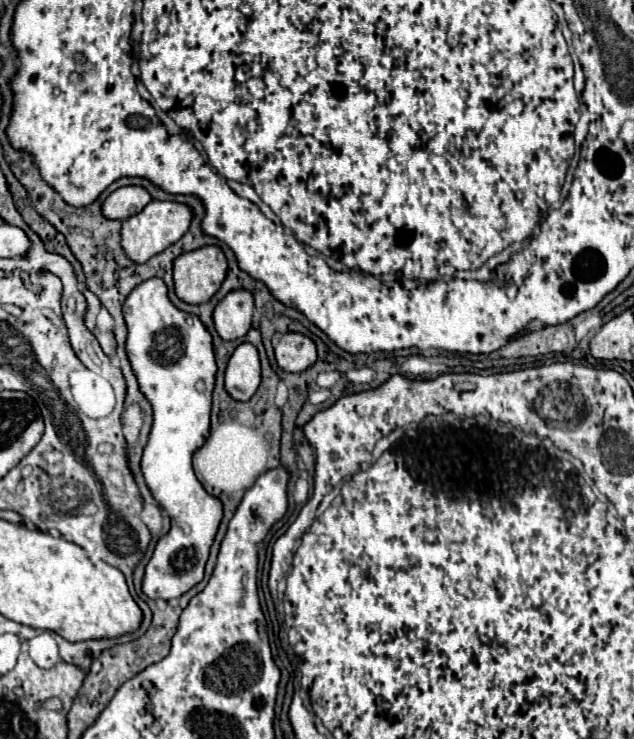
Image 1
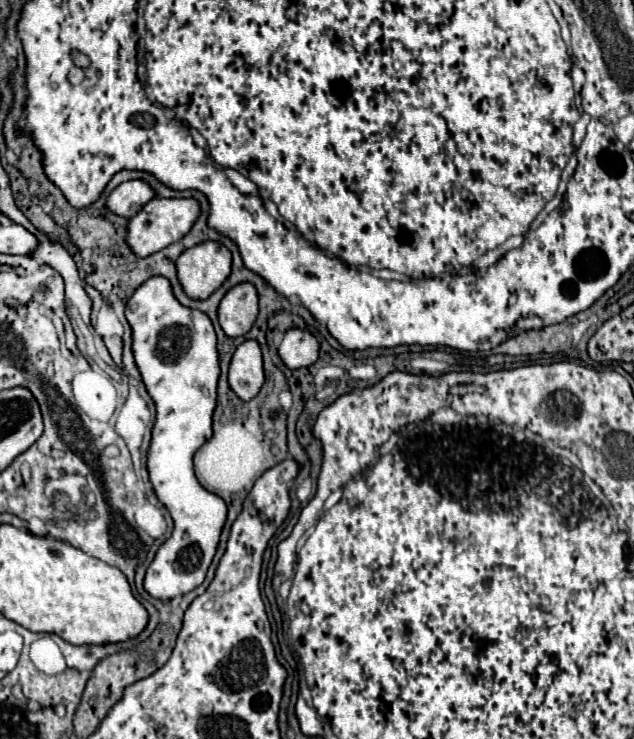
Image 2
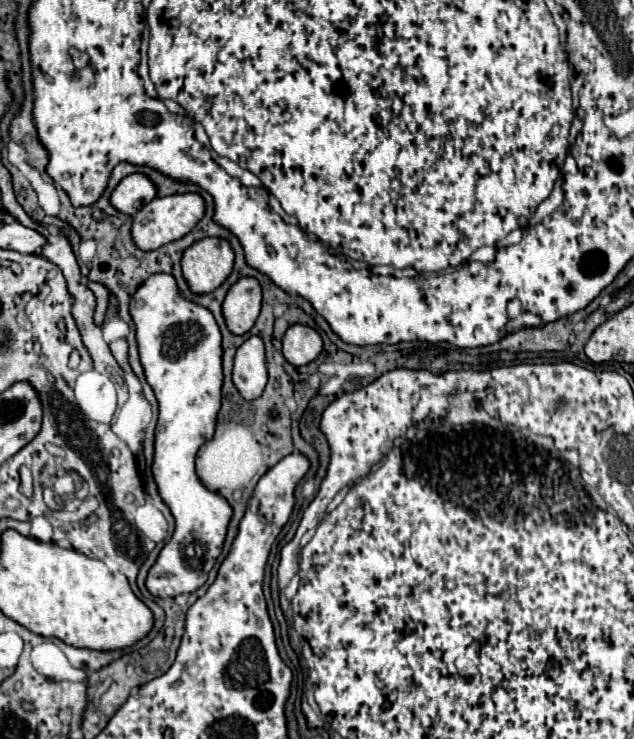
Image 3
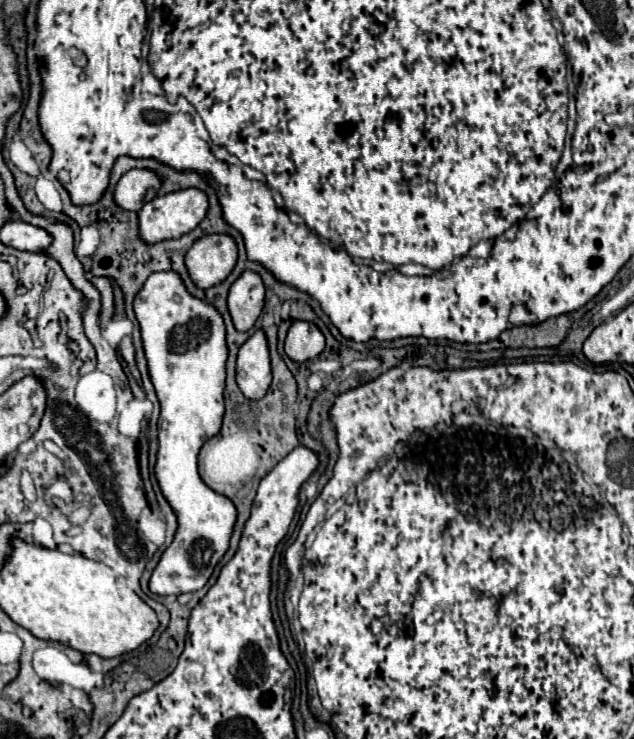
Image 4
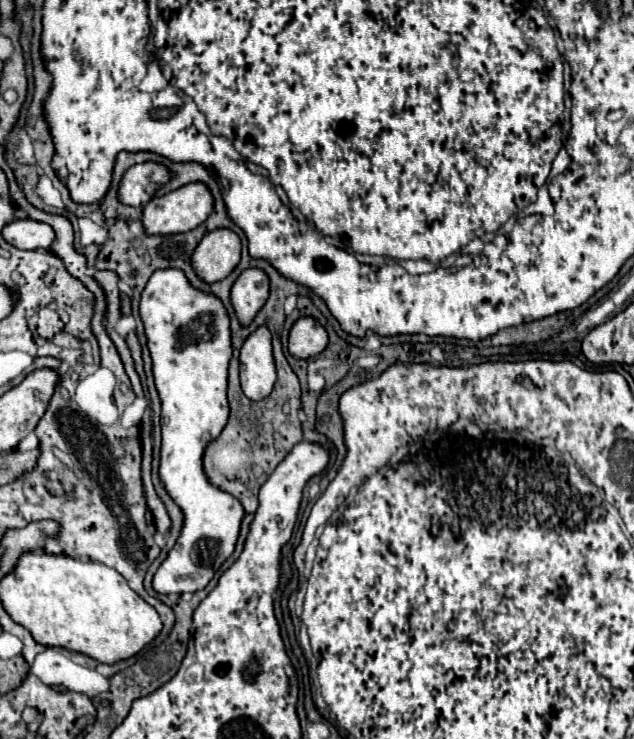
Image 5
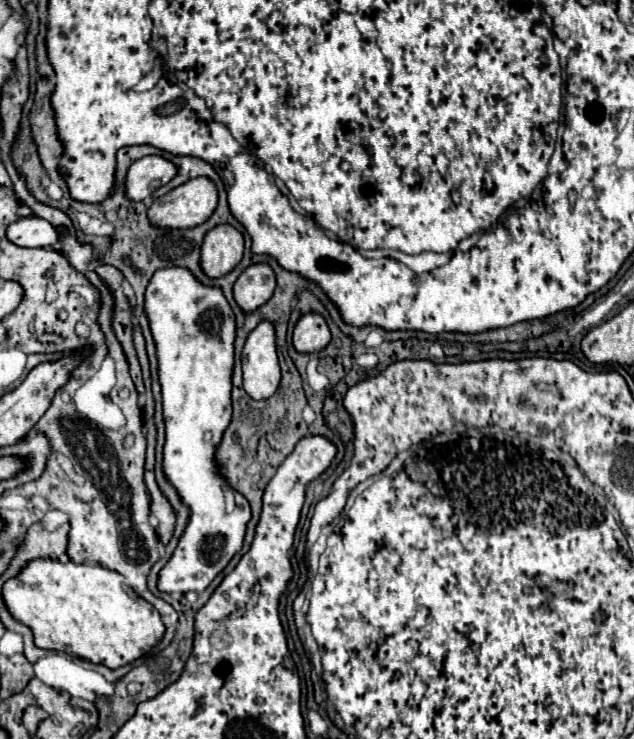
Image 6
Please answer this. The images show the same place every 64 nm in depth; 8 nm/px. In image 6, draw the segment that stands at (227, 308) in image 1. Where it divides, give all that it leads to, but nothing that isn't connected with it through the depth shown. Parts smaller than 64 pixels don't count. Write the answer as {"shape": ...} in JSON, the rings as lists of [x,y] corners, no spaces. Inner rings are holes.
{"shape":[[[266,262],[248,266],[234,284],[234,298],[244,312],[252,312],[268,302],[276,288],[276,274]]]}

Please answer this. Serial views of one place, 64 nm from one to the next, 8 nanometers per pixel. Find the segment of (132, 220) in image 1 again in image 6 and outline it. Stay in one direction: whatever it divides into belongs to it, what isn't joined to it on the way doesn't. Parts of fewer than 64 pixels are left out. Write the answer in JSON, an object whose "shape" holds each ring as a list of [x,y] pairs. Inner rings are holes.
{"shape":[[[198,176],[156,198],[148,208],[148,218],[162,228],[192,228],[206,222],[216,204],[216,184],[206,176]]]}

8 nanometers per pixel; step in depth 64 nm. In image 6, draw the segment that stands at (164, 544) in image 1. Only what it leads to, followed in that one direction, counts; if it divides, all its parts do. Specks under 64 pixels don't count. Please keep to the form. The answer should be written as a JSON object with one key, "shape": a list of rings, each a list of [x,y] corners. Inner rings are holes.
{"shape":[[[172,266],[156,270],[146,288],[146,316],[150,320],[150,330],[156,342],[158,366],[160,366],[160,386],[164,404],[164,424],[166,424],[166,444],[164,444],[164,474],[178,490],[180,498],[190,508],[190,522],[172,554],[168,564],[162,568],[158,578],[158,590],[162,592],[202,592],[210,582],[226,568],[236,552],[242,550],[246,536],[246,526],[252,518],[248,500],[236,492],[218,470],[216,448],[224,430],[232,418],[232,368],[234,368],[234,338],[236,320],[234,312],[218,286],[204,286],[198,282],[188,268]]]}

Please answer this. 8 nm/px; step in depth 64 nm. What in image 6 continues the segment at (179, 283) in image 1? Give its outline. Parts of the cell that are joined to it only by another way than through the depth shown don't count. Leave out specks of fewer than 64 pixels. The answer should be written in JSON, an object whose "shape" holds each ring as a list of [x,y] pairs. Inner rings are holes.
{"shape":[[[218,224],[212,228],[202,244],[200,264],[210,278],[228,274],[244,254],[244,236],[232,224]]]}

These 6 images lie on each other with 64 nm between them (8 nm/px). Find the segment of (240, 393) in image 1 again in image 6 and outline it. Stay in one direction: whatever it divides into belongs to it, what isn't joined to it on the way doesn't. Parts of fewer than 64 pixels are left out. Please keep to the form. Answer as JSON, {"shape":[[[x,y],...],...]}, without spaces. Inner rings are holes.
{"shape":[[[262,320],[248,336],[242,350],[244,390],[254,400],[270,398],[280,386],[280,364],[276,354],[276,330],[272,322]]]}

